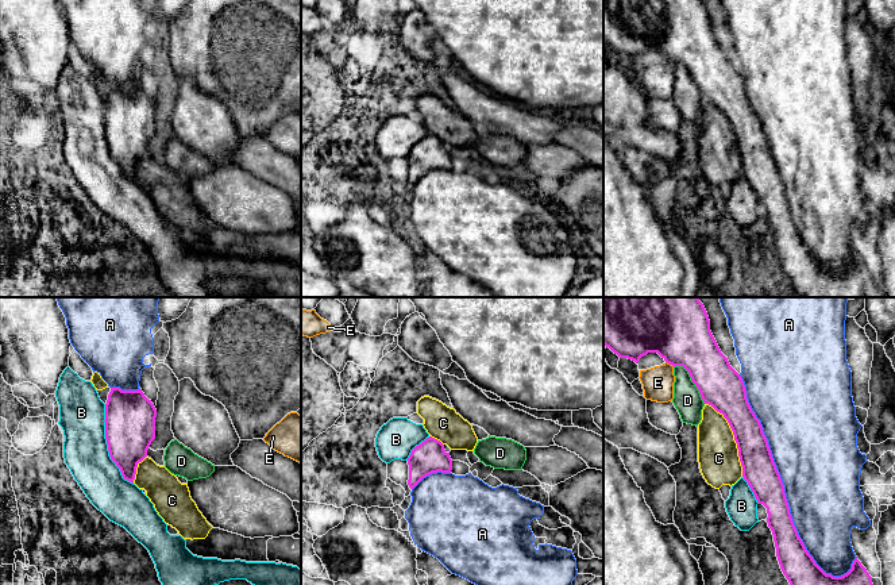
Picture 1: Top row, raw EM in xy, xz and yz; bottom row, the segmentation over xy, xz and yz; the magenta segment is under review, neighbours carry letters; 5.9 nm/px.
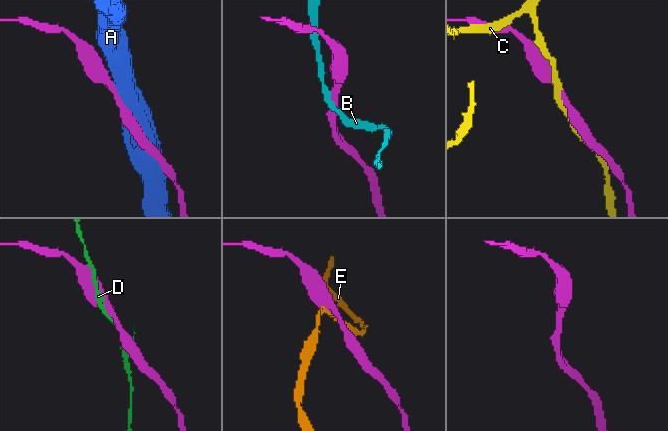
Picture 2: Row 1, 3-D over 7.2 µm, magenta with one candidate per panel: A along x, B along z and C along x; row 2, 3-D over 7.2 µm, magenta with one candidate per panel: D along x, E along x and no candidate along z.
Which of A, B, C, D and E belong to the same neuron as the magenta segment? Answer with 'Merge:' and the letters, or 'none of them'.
Merge: none of them

